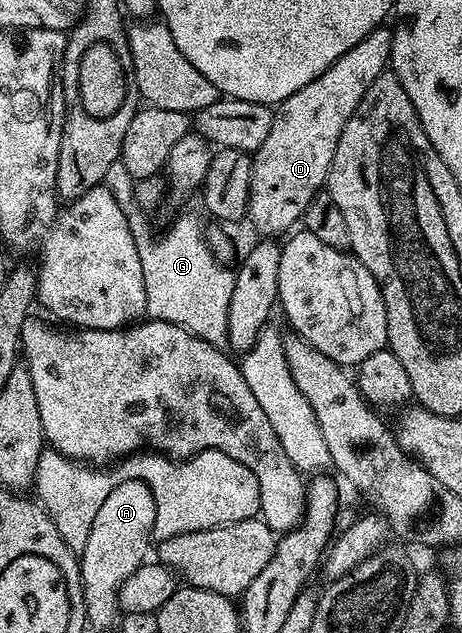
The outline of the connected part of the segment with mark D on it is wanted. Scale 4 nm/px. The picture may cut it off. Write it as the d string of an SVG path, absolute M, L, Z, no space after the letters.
M385 26L376 28L374 32L367 34L367 38L363 38L363 42L351 46L347 54L327 66L327 70L323 70L319 78L307 82L307 86L295 90L291 98L276 105L271 130L268 131L263 144L251 156L247 220L261 231L262 237L277 238L280 237L280 232L288 233L294 227L292 224L297 224L302 219L311 201L326 187L331 162L335 158L335 146L339 146L339 134L343 134L343 126L347 126L351 114L355 114L359 102L363 102L363 94L367 94L371 82L375 82L375 78L379 78L382 72L386 71L392 45L392 31Z

